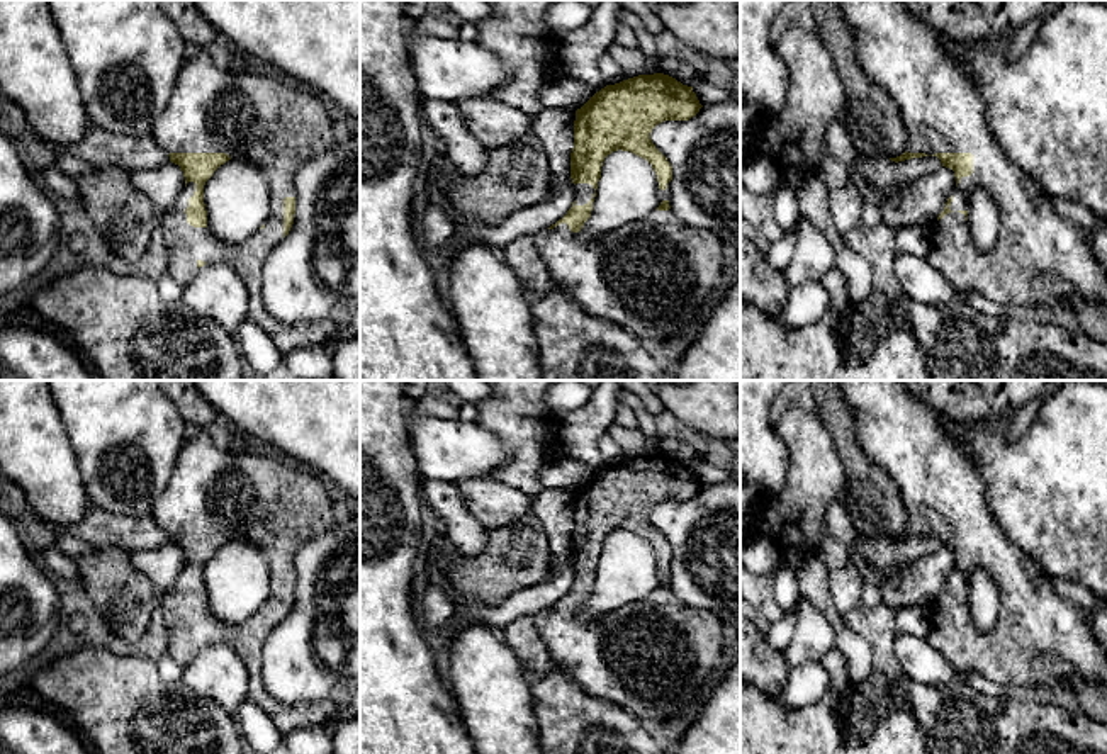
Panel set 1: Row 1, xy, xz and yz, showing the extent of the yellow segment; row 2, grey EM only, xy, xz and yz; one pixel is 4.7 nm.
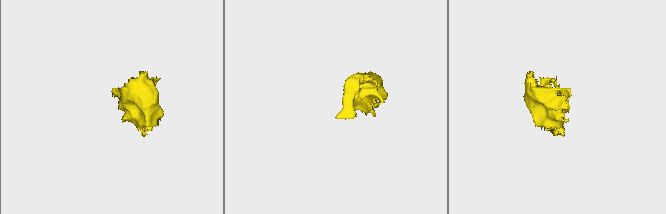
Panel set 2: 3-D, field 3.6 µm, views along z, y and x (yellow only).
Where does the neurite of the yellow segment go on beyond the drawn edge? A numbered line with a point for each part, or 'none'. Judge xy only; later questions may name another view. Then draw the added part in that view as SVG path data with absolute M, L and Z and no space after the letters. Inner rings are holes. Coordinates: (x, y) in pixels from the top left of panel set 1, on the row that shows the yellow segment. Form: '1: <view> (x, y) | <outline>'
1: xy (253, 118) | M188 48L185 63L177 76L173 93L165 110L155 119L153 138L166 153L226 153L229 158L256 163L268 172L272 211L263 229L239 245L224 245L207 228L187 222L185 209L195 192L188 182L178 202L161 212L165 248L168 253L166 272L178 282L187 282L199 272L197 262L228 262L234 267L248 289L248 318L253 319L289 355L294 350L317 346L338 331L334 321L280 321L272 316L261 295L261 272L270 251L284 239L284 199L295 197L294 178L302 163L326 153L333 146L333 121L324 98L304 87L289 87L265 75L234 73L221 70L200 48Z

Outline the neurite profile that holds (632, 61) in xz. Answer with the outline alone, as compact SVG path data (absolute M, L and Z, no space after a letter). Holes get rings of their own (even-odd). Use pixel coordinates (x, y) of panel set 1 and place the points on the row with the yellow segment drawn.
M613 42L608 48L608 53L615 59L615 63L621 68L627 80L638 76L638 75L662 73L659 63L652 65L645 58L643 44L638 44L635 48L625 48L625 46Z

